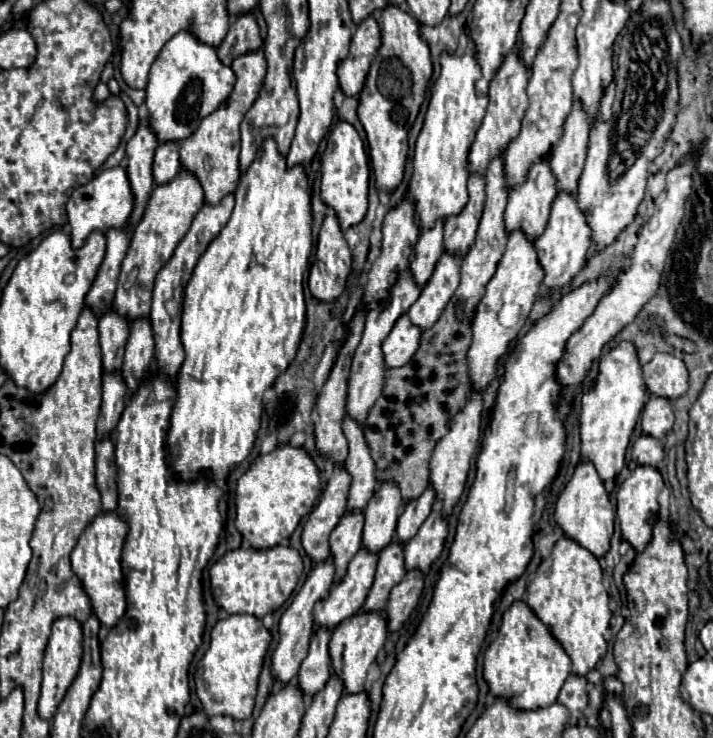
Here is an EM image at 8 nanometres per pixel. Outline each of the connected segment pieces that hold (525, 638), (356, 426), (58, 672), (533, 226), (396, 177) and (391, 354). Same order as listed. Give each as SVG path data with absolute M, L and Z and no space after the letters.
M516 600L504 612L496 640L484 654L484 678L490 692L500 698L510 698L514 708L536 710L556 702L558 692L572 670L570 656L552 636L552 630L532 612L524 600Z
M346 414L344 422L342 422L342 428L344 428L344 436L350 444L350 454L344 462L346 470L352 476L348 506L350 506L350 510L364 508L368 504L370 496L374 494L374 486L376 486L374 458L370 454L370 448L366 446L366 438L364 438L360 422L356 422L354 418L350 418Z
M58 618L52 626L52 636L46 646L44 654L44 678L42 678L42 692L38 700L38 716L42 720L50 720L62 702L66 690L74 682L82 662L82 628L80 622L74 618Z
M544 158L536 164L532 164L530 170L526 172L526 180L522 184L512 186L512 190L510 190L510 200L508 200L508 206L506 206L506 228L508 228L508 232L520 228L532 240L536 240L548 224L550 204L552 204L554 198L556 198L556 178L550 170L550 160Z
M388 4L386 8L382 8L378 24L382 46L372 60L366 84L360 92L358 118L366 130L376 186L394 190L402 182L408 154L408 130L412 128L426 98L426 88L432 78L432 60L428 44L420 36L420 24L396 4Z
M402 314L402 318L398 318L392 332L388 334L388 338L382 344L386 366L388 368L404 366L418 350L420 334L422 334L422 330L410 322L408 314Z

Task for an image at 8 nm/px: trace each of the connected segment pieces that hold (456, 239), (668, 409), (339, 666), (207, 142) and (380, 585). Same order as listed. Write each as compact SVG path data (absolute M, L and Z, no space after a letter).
M472 174L468 180L468 192L470 192L468 204L460 214L450 216L444 226L444 248L448 252L466 254L468 248L474 244L478 222L484 210L484 198L486 198L484 188L486 188L484 176Z
M650 396L642 410L642 430L654 438L664 438L674 424L672 404L666 398Z
M364 612L346 618L334 628L332 640L330 640L330 658L332 658L332 672L342 678L346 692L362 692L366 682L366 672L370 664L376 660L378 650L384 646L388 634L388 622L384 612Z
M262 48L236 58L232 62L232 70L236 74L236 84L234 84L230 98L216 112L206 116L200 122L198 130L180 144L180 166L198 178L198 182L204 190L204 202L212 204L212 206L218 204L226 194L232 194L240 180L240 170L238 170L240 122L242 122L244 114L256 102L262 80L266 76L266 58L264 58Z
M394 540L386 548L382 548L378 556L380 556L378 570L374 576L374 584L368 592L368 598L364 602L364 610L384 610L390 590L406 576L404 544Z

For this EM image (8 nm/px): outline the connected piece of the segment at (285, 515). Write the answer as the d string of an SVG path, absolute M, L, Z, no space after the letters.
M290 444L276 446L270 454L258 456L238 478L236 486L236 528L252 548L272 548L290 538L300 520L309 515L322 492L320 472L304 448Z

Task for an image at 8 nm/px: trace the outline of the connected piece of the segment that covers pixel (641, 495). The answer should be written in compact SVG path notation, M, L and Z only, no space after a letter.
M636 466L632 470L632 474L622 482L616 500L618 500L618 522L620 522L620 530L622 530L622 538L636 550L642 552L650 538L652 538L652 528L654 522L658 518L658 494L664 486L664 480L660 476L660 472L652 466Z

